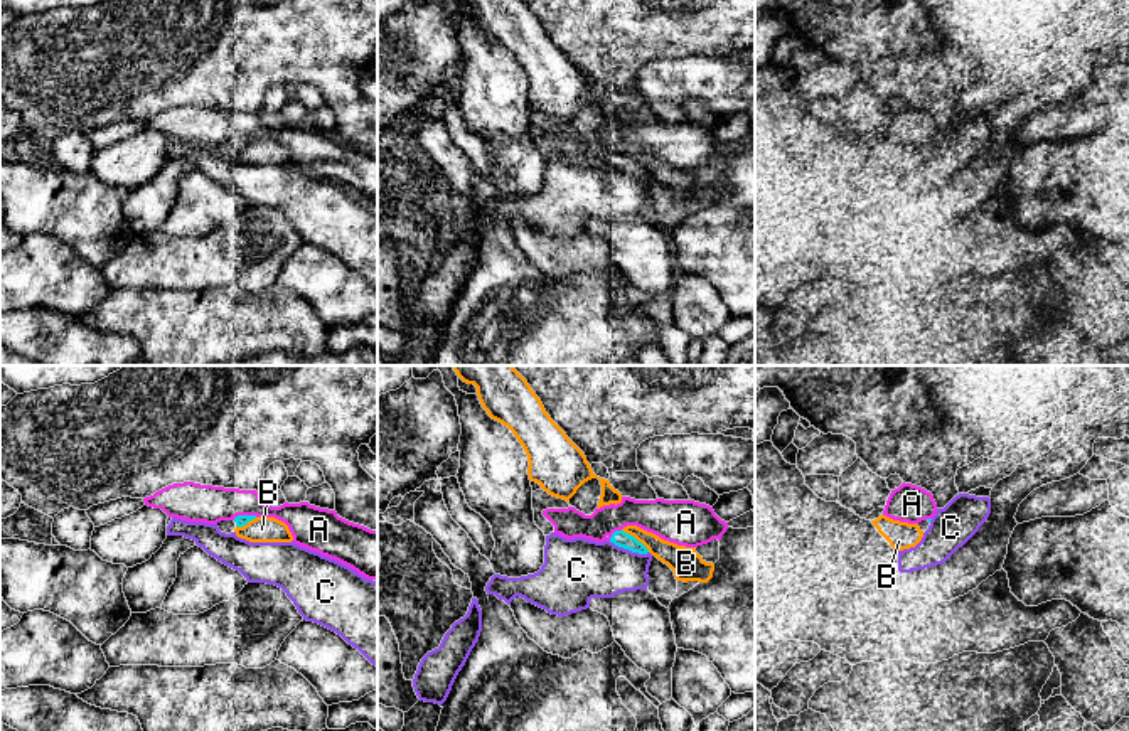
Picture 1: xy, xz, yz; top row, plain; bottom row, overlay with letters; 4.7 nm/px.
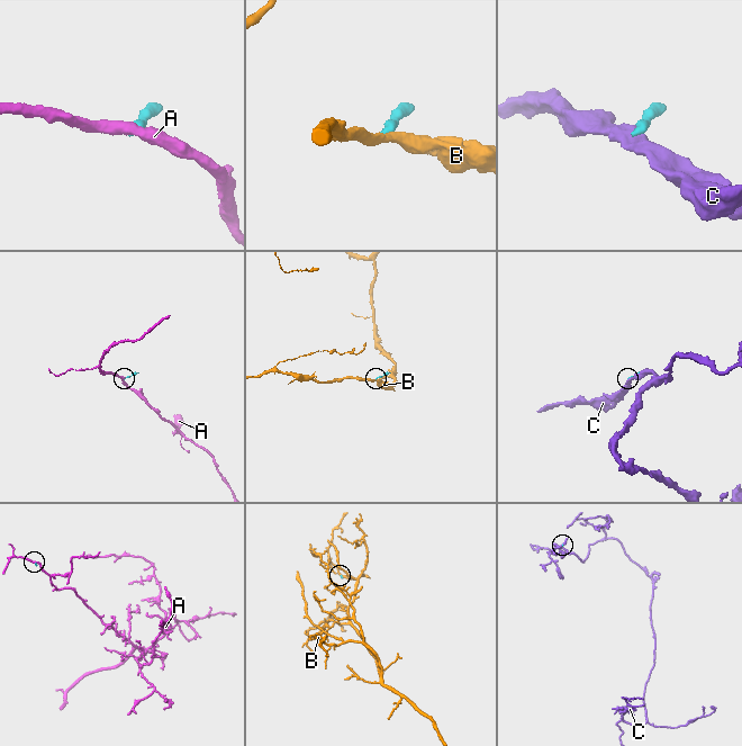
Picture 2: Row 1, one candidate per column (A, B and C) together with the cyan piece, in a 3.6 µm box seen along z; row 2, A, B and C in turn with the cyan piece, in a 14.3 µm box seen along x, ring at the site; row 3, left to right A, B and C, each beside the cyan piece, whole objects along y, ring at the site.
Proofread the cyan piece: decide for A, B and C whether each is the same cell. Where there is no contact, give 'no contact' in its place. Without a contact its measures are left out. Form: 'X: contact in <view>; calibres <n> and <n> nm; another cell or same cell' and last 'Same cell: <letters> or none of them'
A: contact in xy; calibres 50 and 190 nm; another cell
B: contact in xz; calibres 80 and 140 nm; another cell
C: contact in xz; calibres 80 and 280 nm; another cell
Same cell: none of them

